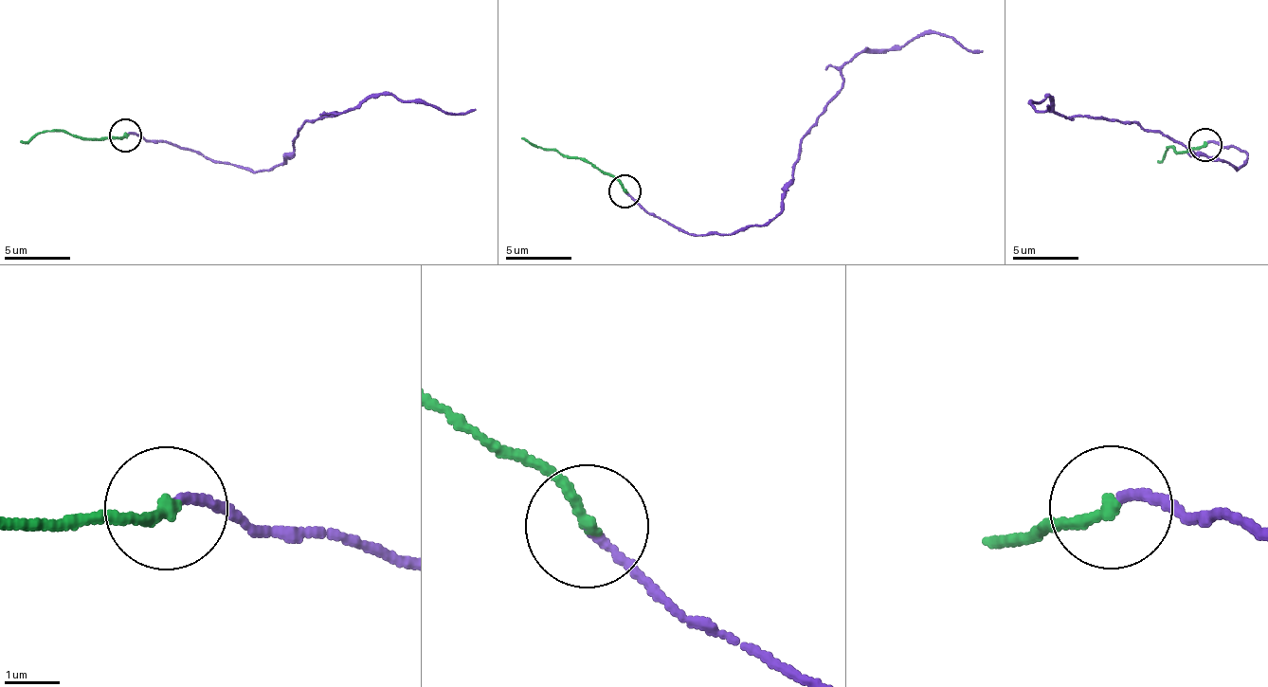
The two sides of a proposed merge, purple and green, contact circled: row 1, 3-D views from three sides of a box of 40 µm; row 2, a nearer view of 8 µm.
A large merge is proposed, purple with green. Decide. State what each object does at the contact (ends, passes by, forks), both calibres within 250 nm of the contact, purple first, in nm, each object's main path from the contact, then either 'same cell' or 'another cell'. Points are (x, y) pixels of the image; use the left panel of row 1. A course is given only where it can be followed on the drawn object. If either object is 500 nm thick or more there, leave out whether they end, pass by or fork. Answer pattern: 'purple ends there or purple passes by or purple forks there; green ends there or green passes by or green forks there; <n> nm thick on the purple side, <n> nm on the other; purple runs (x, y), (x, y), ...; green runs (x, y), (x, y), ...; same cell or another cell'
purple ends there; green ends there; 140 nm thick on the purple side, 240 nm on the other; purple runs (126, 135), (139, 134), (269, 171), (284, 160), (306, 121), (368, 99), (394, 96), (456, 115), (476, 109); green runs (126, 135), (81, 137), (42, 130), (19, 142); another cell

